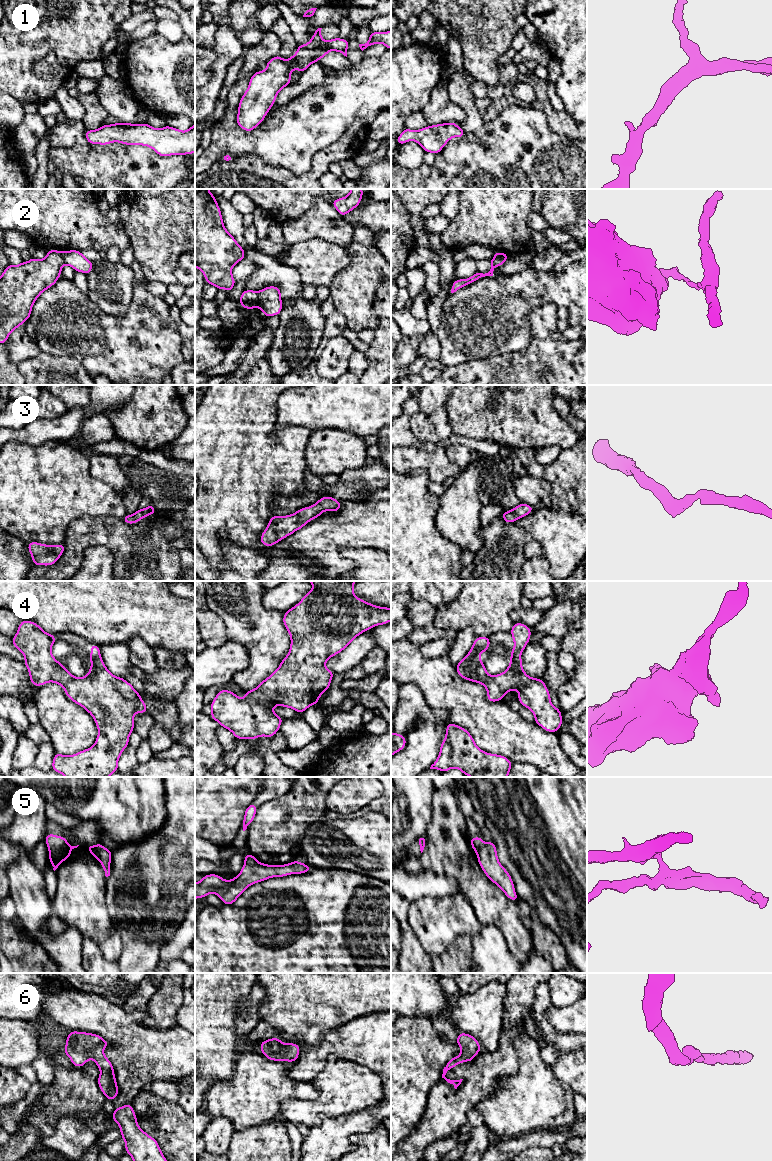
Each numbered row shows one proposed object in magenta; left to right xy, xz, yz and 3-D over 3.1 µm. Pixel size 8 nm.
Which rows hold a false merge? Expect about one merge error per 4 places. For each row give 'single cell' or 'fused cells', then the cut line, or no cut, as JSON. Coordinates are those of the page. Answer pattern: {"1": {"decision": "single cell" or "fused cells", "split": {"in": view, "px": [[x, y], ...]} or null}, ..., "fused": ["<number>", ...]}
{"1": {"decision": "single cell", "split": null}, "2": {"decision": "fused cells", "split": {"in": "xz", "px": [[257, 291], [258, 306]]}}, "3": {"decision": "single cell", "split": null}, "4": {"decision": "single cell", "split": null}, "5": {"decision": "fused cells", "split": {"in": "xy", "px": [[67, 843], [63, 848], [55, 852], [48, 848]]}}, "6": {"decision": "single cell", "split": null}, "fused": ["2", "5"]}

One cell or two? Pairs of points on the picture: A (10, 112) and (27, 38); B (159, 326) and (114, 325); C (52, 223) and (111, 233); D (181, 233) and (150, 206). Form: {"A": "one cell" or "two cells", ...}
{"A": "two cells", "B": "one cell", "C": "one cell", "D": "one cell"}

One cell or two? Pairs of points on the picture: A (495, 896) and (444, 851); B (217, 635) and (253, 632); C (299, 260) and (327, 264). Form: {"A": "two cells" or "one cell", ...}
{"A": "one cell", "B": "two cells", "C": "one cell"}

